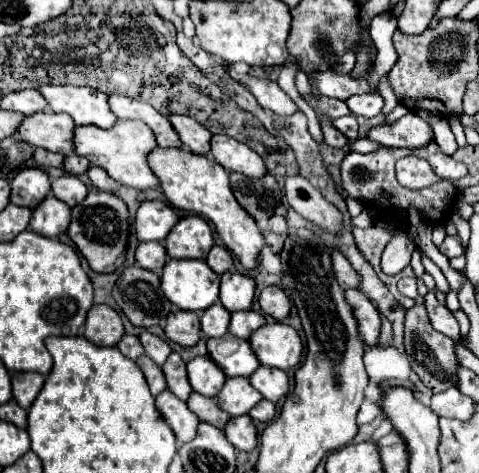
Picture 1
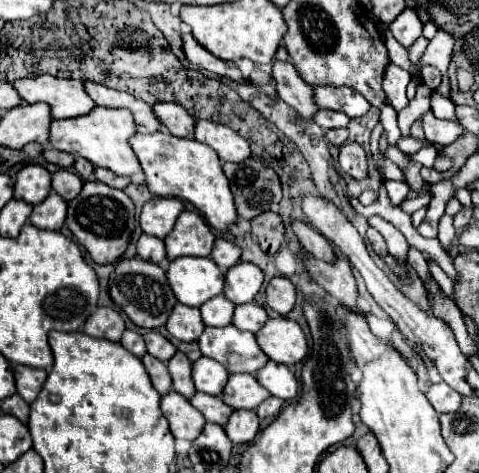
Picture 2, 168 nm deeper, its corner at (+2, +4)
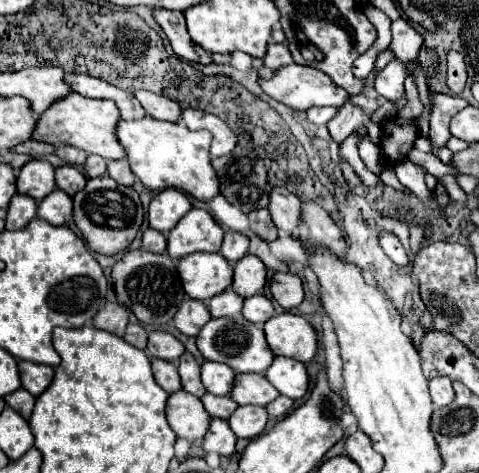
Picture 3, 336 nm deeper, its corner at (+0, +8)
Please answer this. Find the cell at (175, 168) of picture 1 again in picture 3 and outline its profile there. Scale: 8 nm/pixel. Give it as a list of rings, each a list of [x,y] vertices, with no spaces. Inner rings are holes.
[[[151,116],[143,120],[119,120],[117,128],[119,142],[127,148],[127,160],[133,174],[149,190],[177,188],[197,200],[211,200],[219,196],[219,176],[211,164],[209,146],[211,134],[203,130],[189,130],[183,122],[159,122]]]

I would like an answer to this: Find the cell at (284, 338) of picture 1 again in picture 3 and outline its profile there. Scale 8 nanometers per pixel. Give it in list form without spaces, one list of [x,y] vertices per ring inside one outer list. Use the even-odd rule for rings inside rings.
[[[279,314],[265,322],[265,340],[275,356],[309,362],[317,354],[317,334],[313,326],[295,314]]]

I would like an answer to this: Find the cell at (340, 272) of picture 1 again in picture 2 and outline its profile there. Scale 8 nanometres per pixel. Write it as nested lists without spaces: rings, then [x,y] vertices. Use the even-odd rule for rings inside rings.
[[[291,220],[291,230],[307,252],[317,256],[319,260],[335,260],[333,246],[317,230],[313,230],[309,224],[299,222],[299,220]]]

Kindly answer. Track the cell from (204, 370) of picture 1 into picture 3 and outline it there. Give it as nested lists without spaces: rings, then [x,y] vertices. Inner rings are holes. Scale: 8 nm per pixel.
[[[205,362],[201,366],[201,380],[207,392],[217,394],[217,396],[227,396],[231,392],[235,372],[227,368],[227,364],[219,362]]]

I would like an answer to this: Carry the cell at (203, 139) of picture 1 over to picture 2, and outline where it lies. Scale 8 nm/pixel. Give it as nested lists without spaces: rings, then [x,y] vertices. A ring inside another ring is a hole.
[[[159,102],[153,106],[155,116],[159,118],[159,122],[163,124],[163,128],[167,128],[173,136],[179,138],[189,138],[193,136],[193,124],[195,118],[189,116],[185,112],[185,108],[181,108],[175,102]]]

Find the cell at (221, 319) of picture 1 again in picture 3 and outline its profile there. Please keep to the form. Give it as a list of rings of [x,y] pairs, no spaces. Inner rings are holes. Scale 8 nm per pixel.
[[[227,288],[225,292],[221,292],[219,296],[211,298],[207,302],[209,312],[213,318],[221,318],[221,316],[235,316],[241,312],[243,308],[243,300],[239,296],[235,296],[235,292],[231,288]]]

